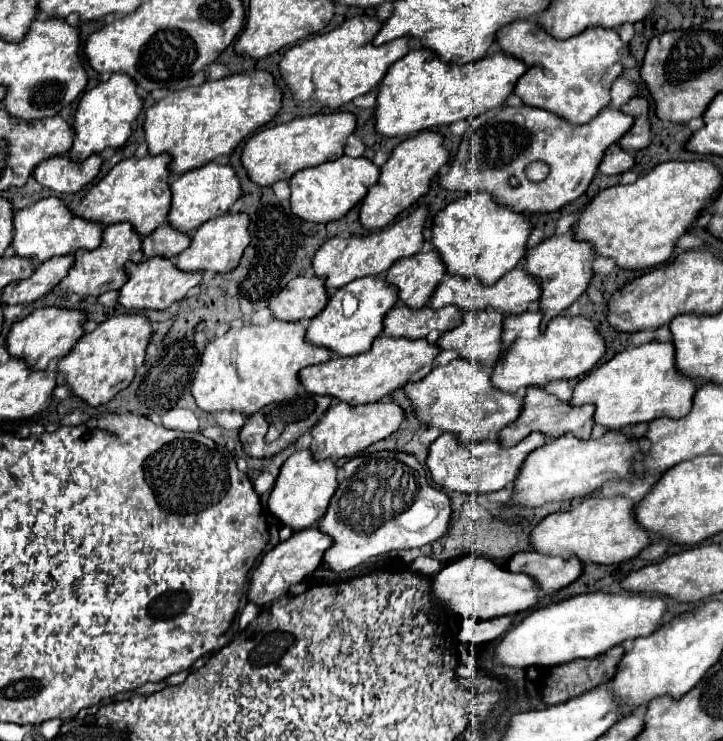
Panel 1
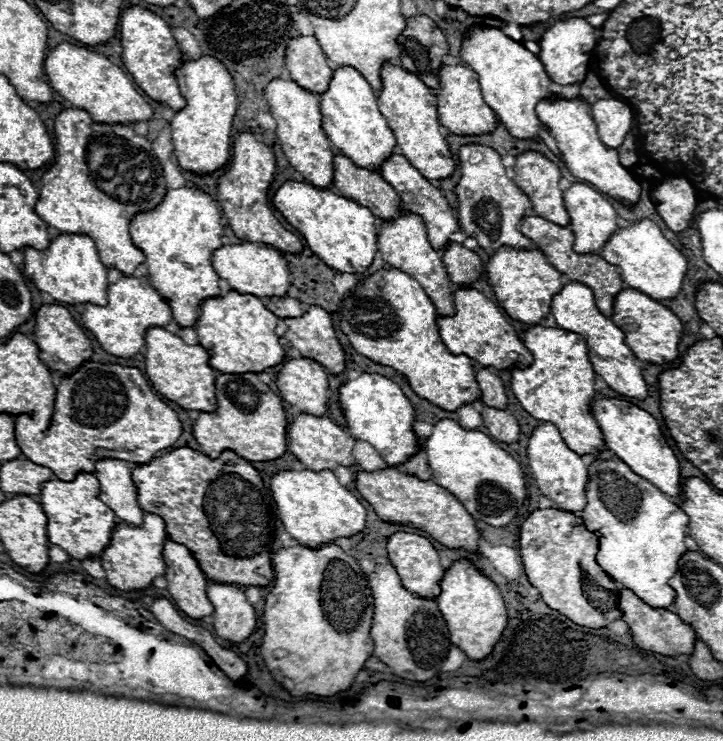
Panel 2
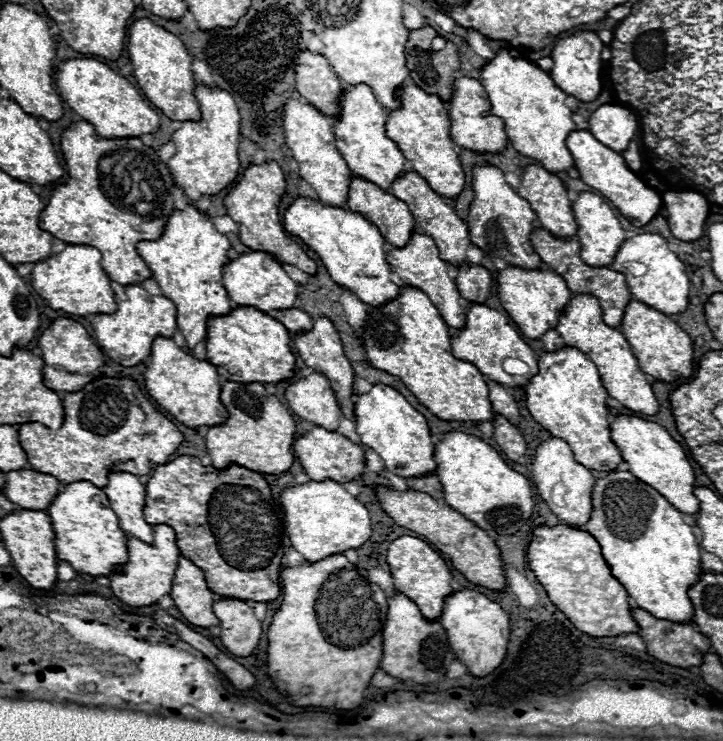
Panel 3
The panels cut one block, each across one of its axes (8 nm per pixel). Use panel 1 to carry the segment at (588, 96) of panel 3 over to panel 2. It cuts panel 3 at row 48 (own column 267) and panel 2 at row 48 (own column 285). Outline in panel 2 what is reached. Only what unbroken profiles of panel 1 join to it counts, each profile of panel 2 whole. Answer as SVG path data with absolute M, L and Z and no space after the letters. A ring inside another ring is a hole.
M584 18L560 20L554 26L550 26L544 32L544 38L540 40L540 62L550 74L550 80L554 80L560 86L584 82L588 72L588 60L590 60L588 55L594 51L597 40L596 30Z

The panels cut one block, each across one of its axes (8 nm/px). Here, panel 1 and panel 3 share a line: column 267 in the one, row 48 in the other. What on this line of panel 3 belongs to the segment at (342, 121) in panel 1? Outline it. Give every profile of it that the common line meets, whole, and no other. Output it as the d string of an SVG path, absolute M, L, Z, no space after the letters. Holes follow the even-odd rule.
M148 18L136 20L128 28L128 54L134 66L134 78L144 92L144 96L162 110L170 120L198 120L200 108L194 96L196 80L192 72L192 56L178 36L156 26Z

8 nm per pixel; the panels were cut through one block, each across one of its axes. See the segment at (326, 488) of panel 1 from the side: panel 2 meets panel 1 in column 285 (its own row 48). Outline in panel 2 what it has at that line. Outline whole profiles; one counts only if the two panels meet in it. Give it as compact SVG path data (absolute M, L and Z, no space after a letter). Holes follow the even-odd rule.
M472 26L468 38L462 40L462 60L478 74L482 96L486 104L496 112L504 128L518 140L540 142L540 132L546 132L548 128L538 120L536 106L544 98L554 96L542 62L500 30L480 26Z

